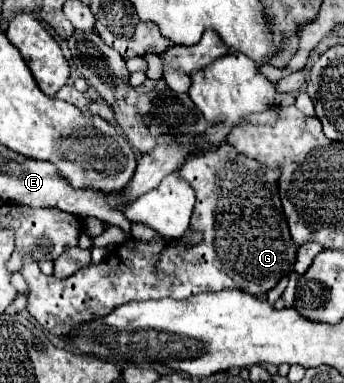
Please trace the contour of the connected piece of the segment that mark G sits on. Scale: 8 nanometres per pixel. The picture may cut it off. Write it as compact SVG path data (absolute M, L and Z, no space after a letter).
M221 142L219 148L195 150L191 158L187 158L181 166L179 176L185 178L197 194L197 204L189 228L201 232L203 242L189 246L185 240L153 238L151 242L145 242L137 238L127 238L123 244L115 246L99 264L89 264L65 280L45 276L33 260L23 260L21 274L31 286L31 292L27 296L27 310L45 330L55 336L71 336L75 332L73 326L103 318L111 314L117 306L123 306L133 300L161 300L165 296L185 300L199 292L217 292L225 288L239 288L247 294L263 294L269 292L285 274L291 272L291 266L295 264L297 256L297 246L291 240L279 198L277 182L281 170L267 168L261 162L239 154L229 142Z

